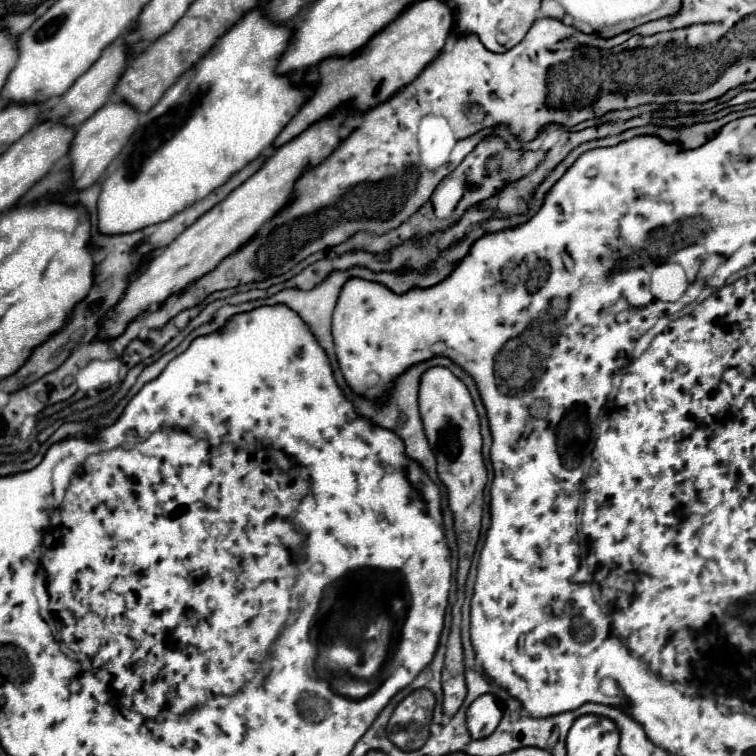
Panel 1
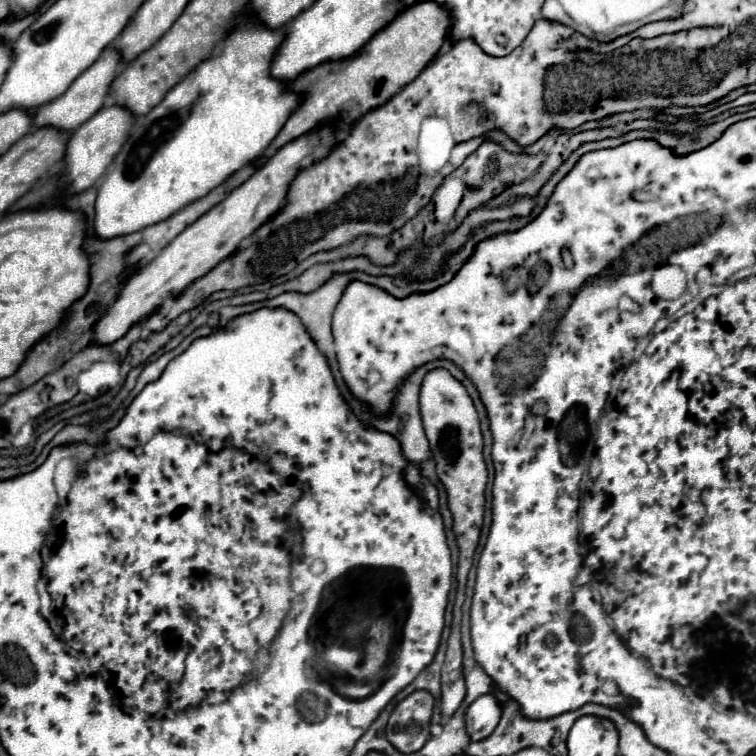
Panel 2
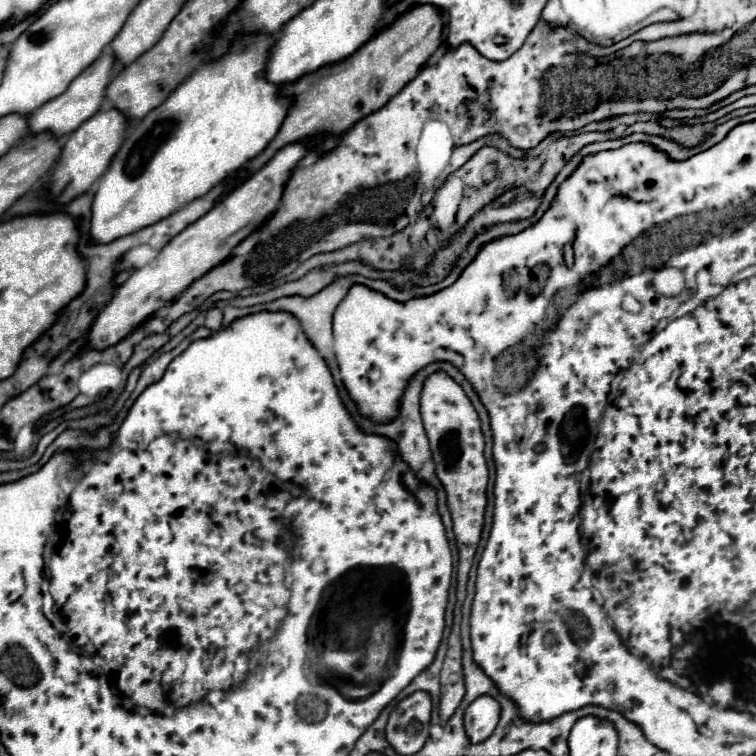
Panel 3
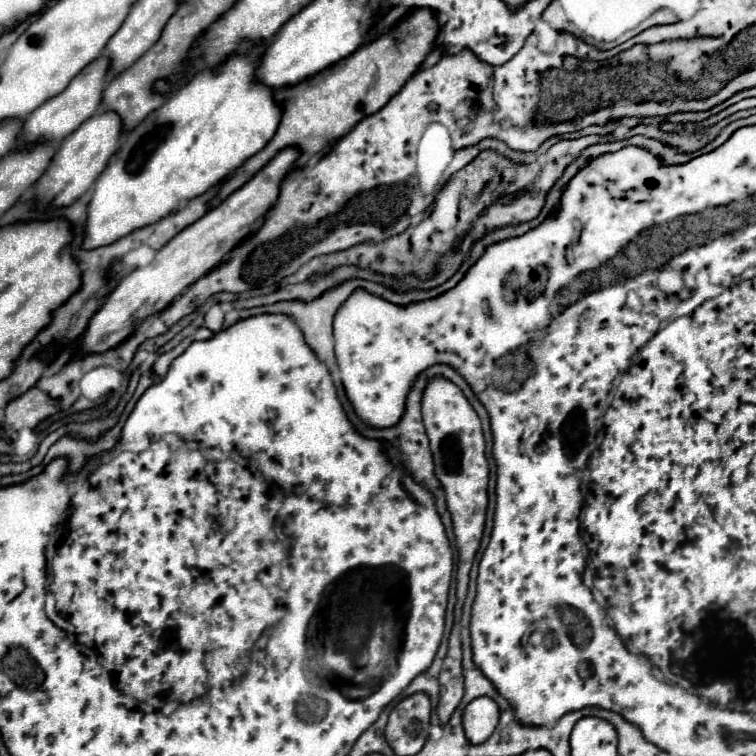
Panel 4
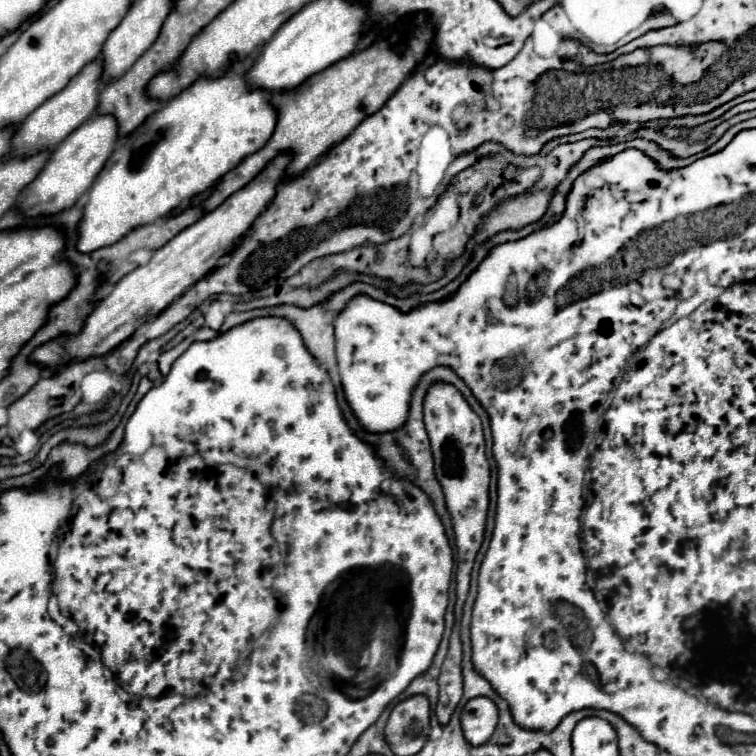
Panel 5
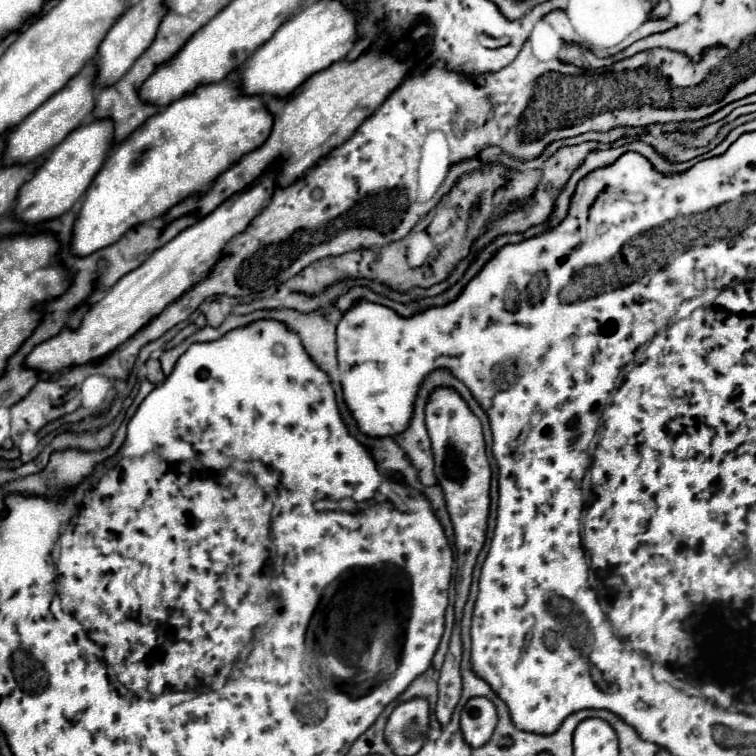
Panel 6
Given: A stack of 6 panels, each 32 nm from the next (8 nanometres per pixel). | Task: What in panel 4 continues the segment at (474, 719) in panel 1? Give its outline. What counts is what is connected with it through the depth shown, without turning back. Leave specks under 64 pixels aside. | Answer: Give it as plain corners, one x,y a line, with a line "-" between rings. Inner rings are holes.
480,696
472,700
464,708
464,716
462,716
464,732
470,744
482,744
484,740
488,740
498,724
498,716
500,716
500,708
492,698

